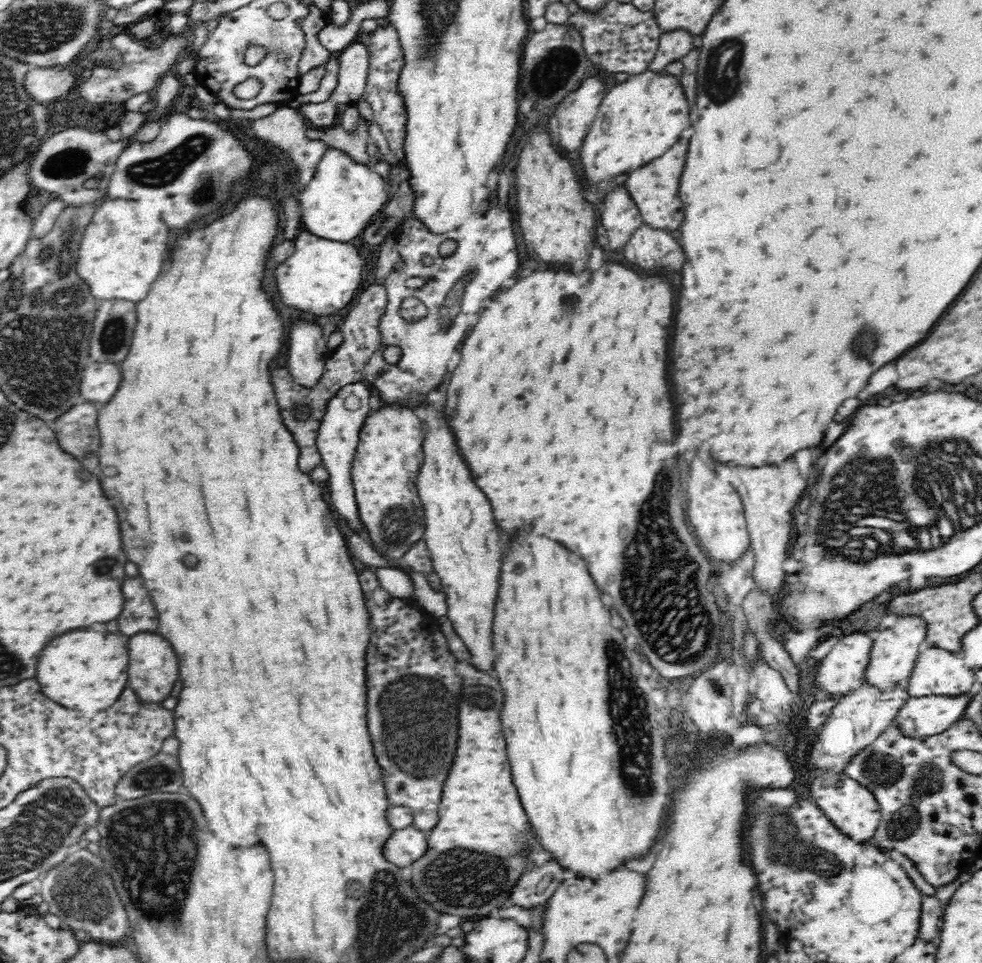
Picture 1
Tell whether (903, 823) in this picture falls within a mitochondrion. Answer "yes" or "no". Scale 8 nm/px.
no

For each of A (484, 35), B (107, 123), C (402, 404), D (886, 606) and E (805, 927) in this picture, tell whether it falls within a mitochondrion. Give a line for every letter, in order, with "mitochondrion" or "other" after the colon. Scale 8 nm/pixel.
A: other
B: other
C: other
D: other
E: other

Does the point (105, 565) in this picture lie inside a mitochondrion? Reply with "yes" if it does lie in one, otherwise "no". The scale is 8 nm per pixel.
yes

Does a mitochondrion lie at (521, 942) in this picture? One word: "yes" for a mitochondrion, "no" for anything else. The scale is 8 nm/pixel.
no

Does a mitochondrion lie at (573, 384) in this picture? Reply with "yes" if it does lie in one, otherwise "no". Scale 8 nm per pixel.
no

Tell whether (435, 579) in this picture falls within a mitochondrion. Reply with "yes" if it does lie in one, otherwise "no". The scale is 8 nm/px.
no

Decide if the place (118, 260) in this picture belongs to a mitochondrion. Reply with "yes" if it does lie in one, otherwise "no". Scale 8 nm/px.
no

